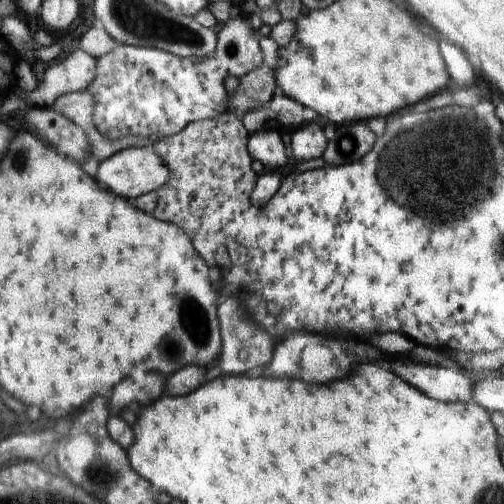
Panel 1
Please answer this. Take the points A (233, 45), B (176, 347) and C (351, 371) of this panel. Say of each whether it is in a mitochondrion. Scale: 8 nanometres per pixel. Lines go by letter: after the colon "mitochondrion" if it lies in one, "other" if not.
A: mitochondrion
B: mitochondrion
C: other

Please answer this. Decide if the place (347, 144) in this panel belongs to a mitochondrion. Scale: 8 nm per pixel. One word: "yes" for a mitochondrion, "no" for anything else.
yes

